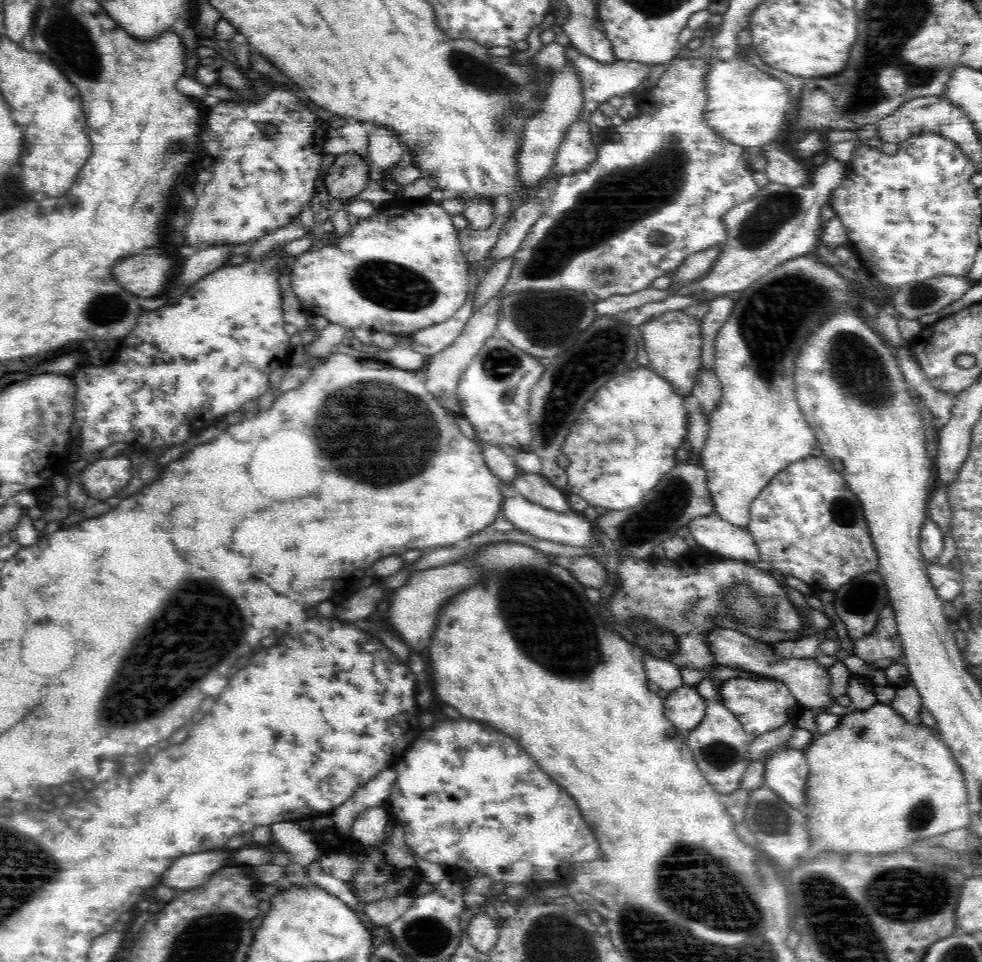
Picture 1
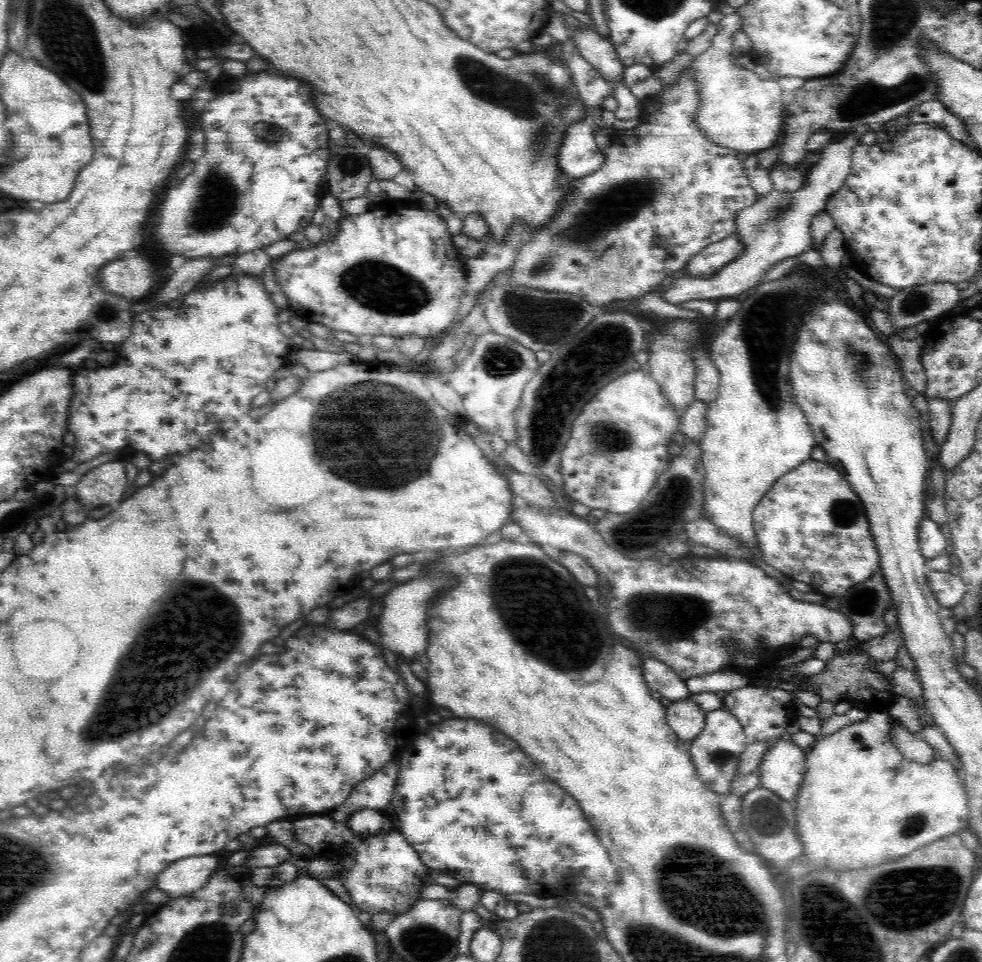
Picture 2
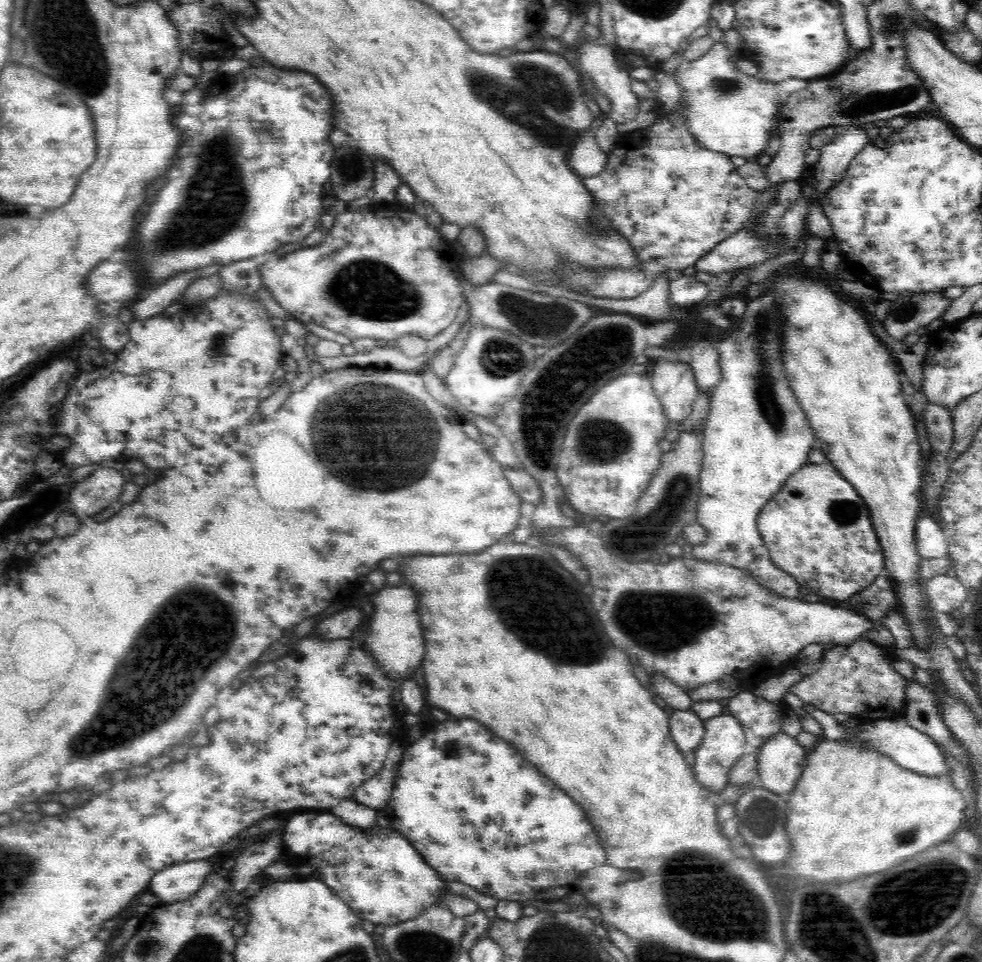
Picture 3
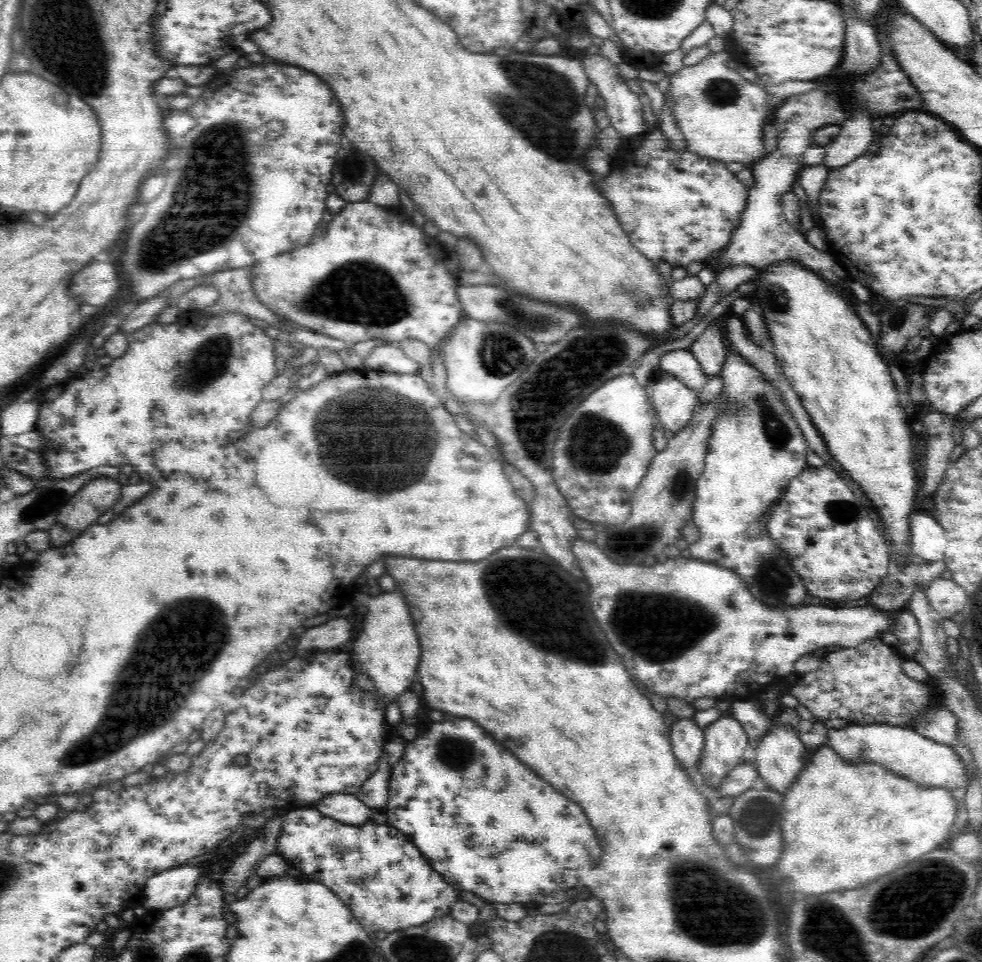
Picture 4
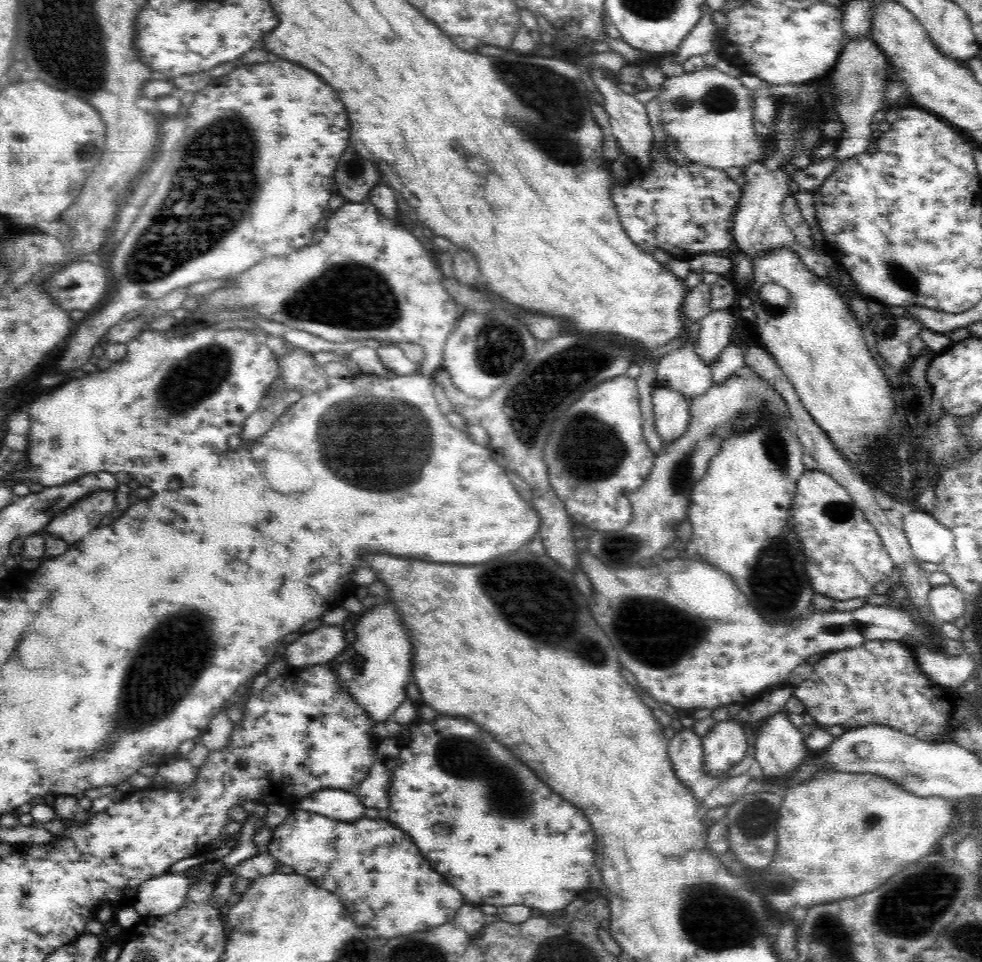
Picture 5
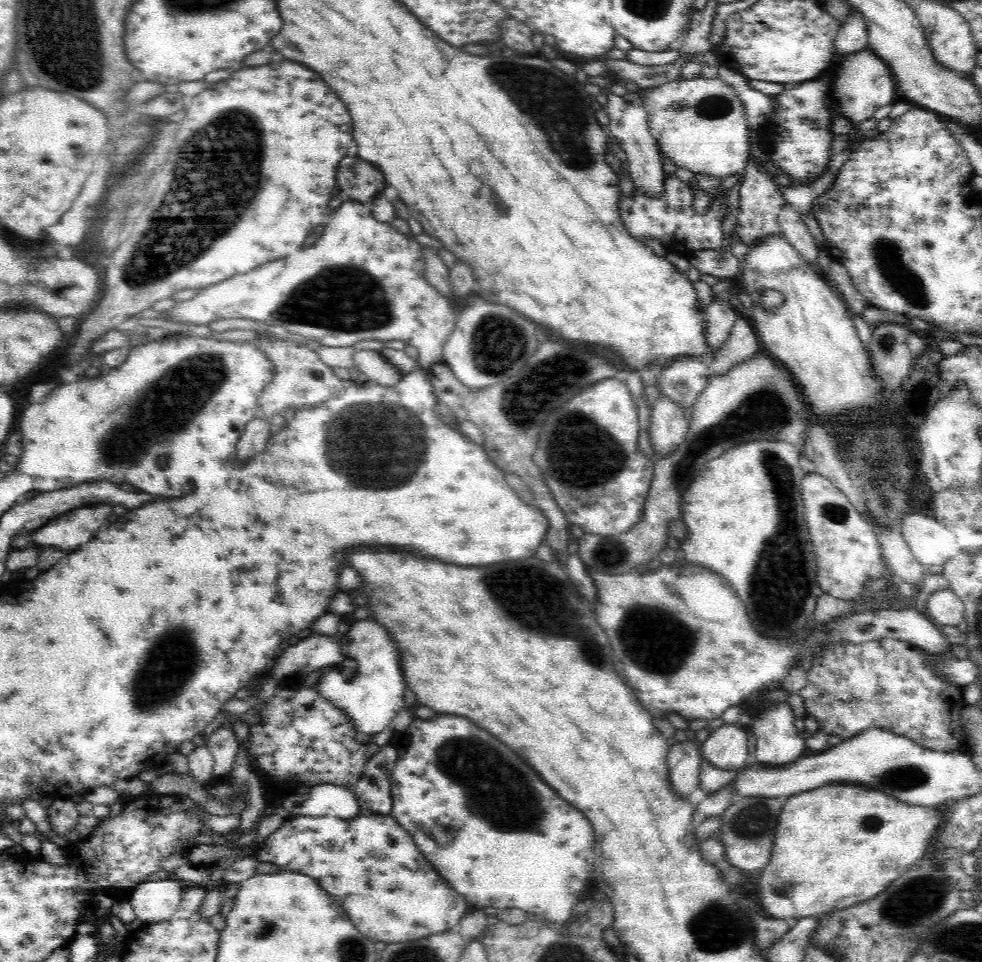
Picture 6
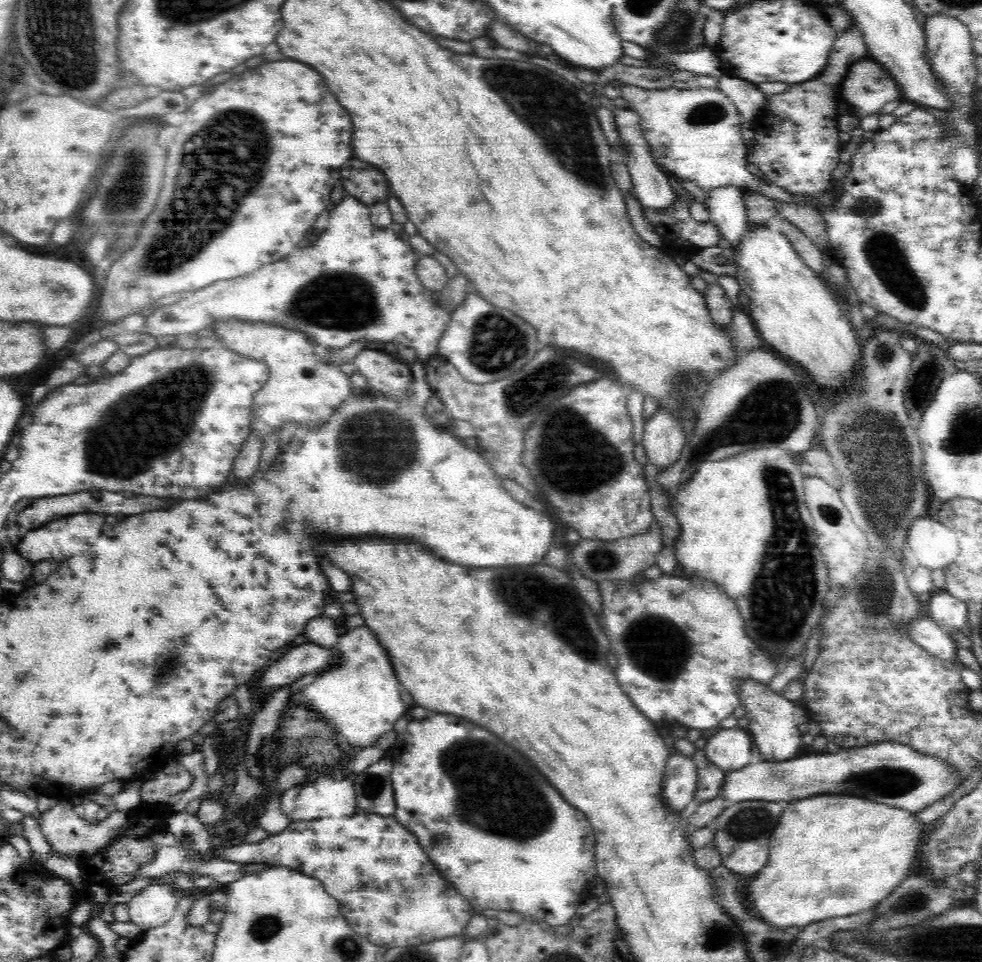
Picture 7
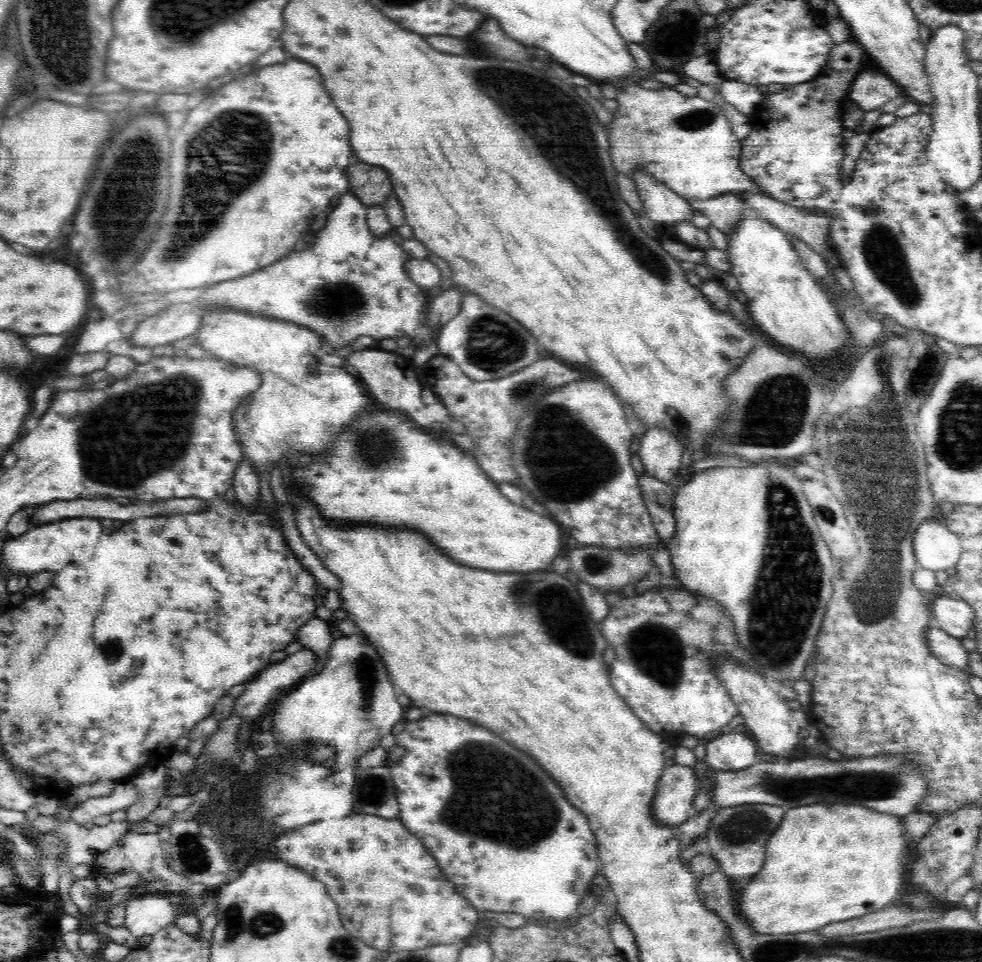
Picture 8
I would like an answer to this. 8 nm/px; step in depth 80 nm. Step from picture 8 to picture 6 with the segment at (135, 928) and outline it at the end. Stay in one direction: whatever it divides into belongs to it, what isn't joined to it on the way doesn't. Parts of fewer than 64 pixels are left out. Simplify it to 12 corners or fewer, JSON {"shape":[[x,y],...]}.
{"shape":[[144,881],[128,901],[138,920],[162,922],[176,912],[189,884]]}

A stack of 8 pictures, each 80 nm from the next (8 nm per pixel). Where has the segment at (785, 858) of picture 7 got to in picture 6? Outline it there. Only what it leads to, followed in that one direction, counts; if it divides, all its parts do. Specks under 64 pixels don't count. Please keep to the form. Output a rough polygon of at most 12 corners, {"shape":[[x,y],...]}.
{"shape":[[839,782],[787,797],[756,880],[780,920],[882,894],[947,811]]}

